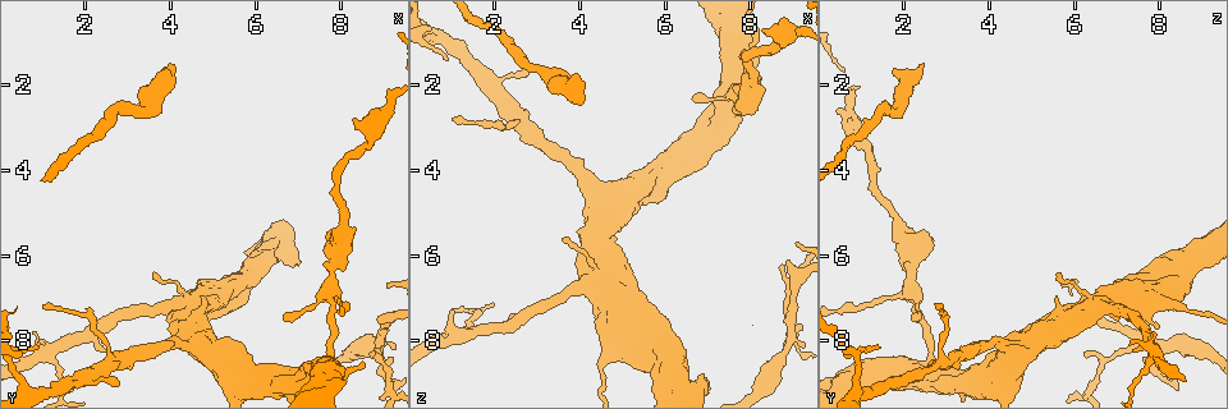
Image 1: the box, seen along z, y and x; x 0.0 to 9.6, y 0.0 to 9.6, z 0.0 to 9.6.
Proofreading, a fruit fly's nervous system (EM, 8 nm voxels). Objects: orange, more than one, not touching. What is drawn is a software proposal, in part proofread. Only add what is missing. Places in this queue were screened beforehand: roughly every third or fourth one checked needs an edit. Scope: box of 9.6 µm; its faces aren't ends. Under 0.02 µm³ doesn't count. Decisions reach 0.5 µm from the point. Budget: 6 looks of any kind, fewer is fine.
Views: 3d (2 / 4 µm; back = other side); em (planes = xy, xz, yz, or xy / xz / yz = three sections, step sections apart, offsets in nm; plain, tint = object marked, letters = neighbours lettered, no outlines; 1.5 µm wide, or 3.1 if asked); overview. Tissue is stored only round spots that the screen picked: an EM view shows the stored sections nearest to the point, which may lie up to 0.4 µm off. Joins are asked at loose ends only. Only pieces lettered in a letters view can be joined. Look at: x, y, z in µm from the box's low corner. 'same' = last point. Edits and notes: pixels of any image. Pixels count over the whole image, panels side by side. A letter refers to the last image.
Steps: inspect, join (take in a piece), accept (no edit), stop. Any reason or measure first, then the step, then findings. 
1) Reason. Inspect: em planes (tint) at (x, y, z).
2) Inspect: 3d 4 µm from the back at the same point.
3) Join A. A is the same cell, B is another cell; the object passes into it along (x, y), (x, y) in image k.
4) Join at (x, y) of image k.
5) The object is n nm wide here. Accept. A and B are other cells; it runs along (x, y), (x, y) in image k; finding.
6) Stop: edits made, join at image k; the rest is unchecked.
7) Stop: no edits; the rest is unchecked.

Branch stops here. Inspect: 3d 4 µm from the back at (6.85, 6.25, 8.80).

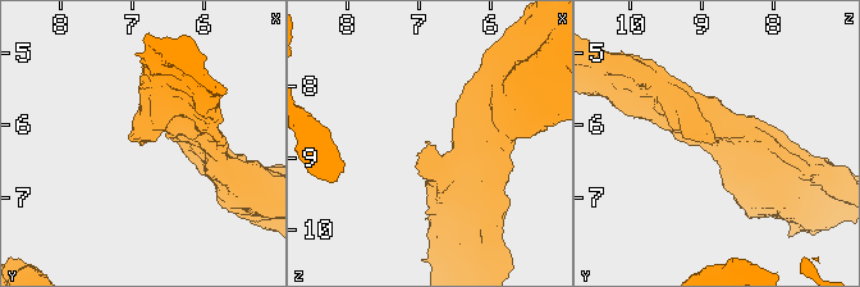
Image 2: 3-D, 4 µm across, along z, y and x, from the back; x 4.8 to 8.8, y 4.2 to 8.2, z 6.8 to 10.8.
Inspect: em xz step 8 (tint) at (6.85, 6.20, 8.75).

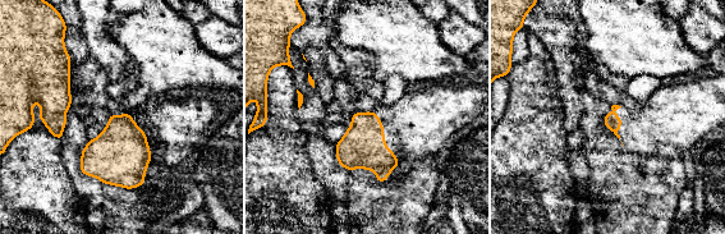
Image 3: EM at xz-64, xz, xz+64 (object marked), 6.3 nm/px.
Cut it another way. Inspect: em yz step 8 (letters) at the same point.

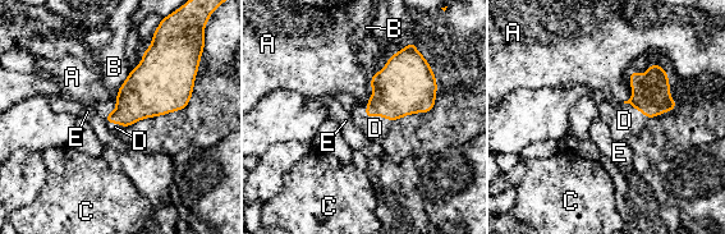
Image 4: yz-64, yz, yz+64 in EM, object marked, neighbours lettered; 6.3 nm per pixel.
Join D. D is the same cell, A, B, C and E are other cells; the object passes into it along (400, 88), (372, 116), (375, 128) in image 4; it goes on there.

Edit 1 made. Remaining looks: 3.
Branch stops here. Inspect: 3d 4 µm at (4.80, 7.05, 5.65).

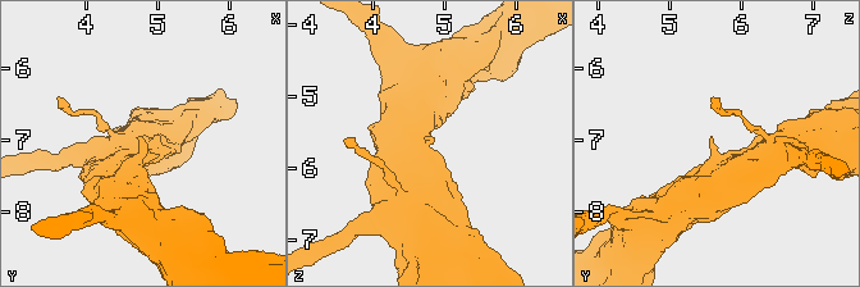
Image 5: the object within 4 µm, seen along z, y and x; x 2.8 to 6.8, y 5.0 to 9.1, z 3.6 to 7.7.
Now the EM. Inspect: em yz step 8 (tint) at (4.75, 6.95, 5.60).

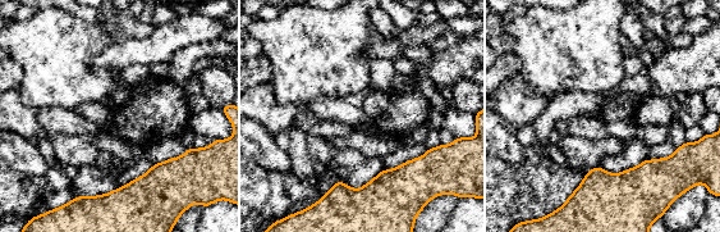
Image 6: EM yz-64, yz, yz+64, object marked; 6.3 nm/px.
Another direction. Inspect: em planes (letters) at the same point.

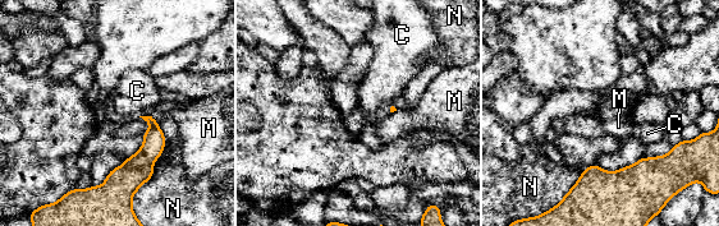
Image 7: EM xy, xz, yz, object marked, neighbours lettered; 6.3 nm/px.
Accept. C, M and N are other cells; a border runs along (142, 115), (150, 115), (156, 120) in image 7; no lettered piece goes on from it.

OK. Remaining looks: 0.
Stop: edits made, join at image 4; the rest is unchecked.

